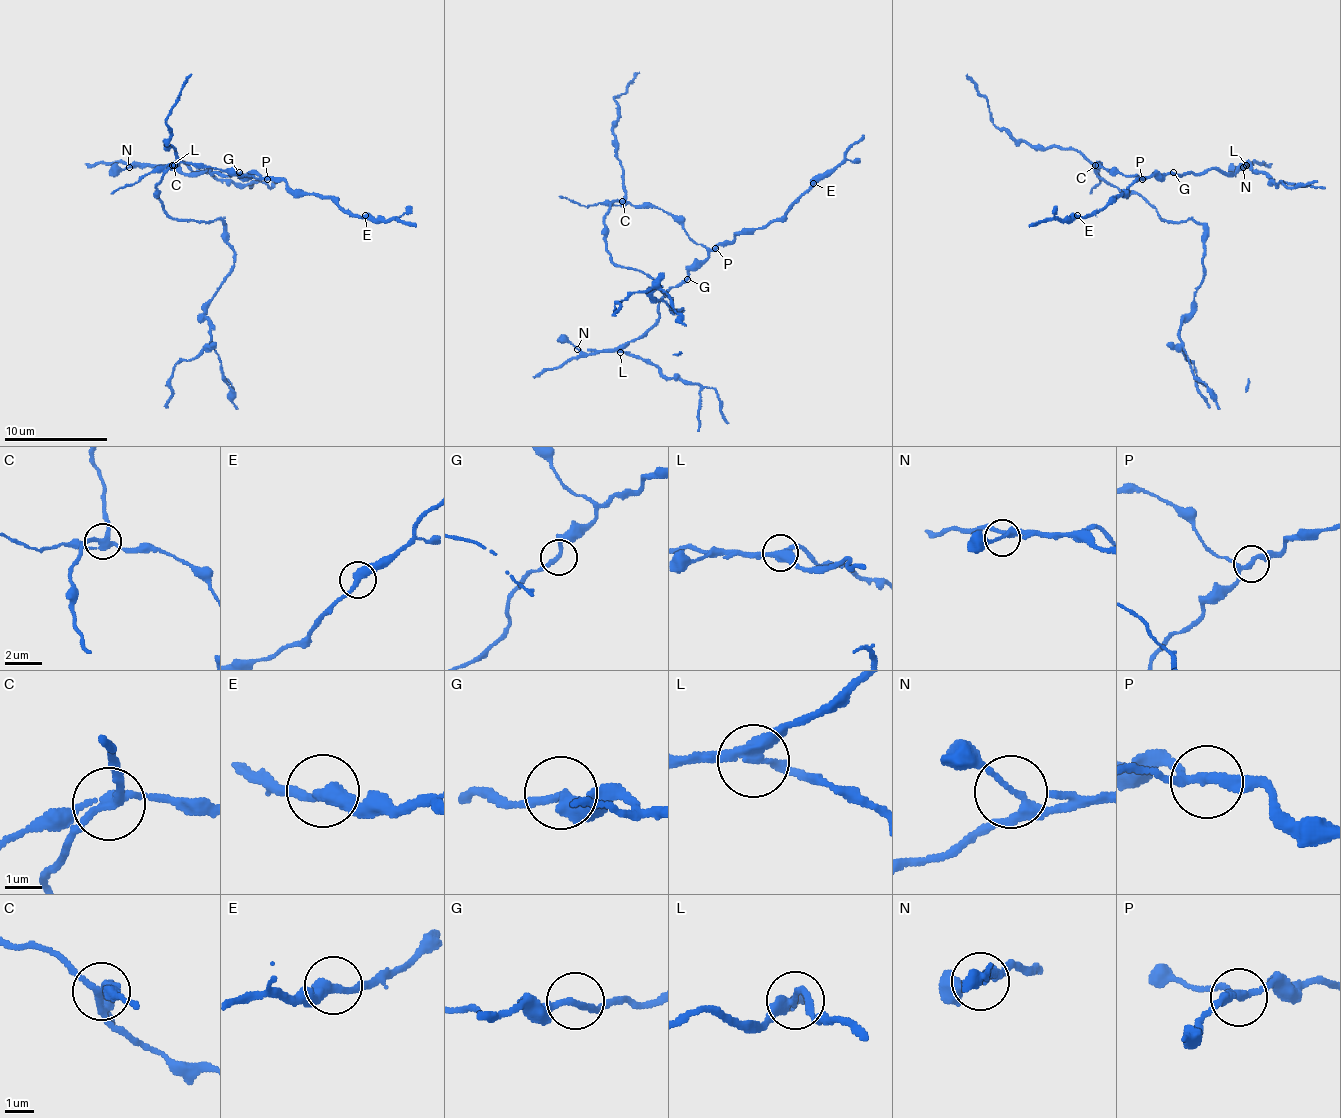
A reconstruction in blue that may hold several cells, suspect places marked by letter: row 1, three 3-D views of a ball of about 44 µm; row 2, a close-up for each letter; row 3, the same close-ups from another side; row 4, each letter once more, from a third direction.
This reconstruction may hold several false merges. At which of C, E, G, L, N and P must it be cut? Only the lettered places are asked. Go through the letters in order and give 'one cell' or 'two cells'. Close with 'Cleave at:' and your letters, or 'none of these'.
C: two cells
E: one cell
G: one cell
L: two cells
N: one cell
P: one cell
Cleave at: C, L

